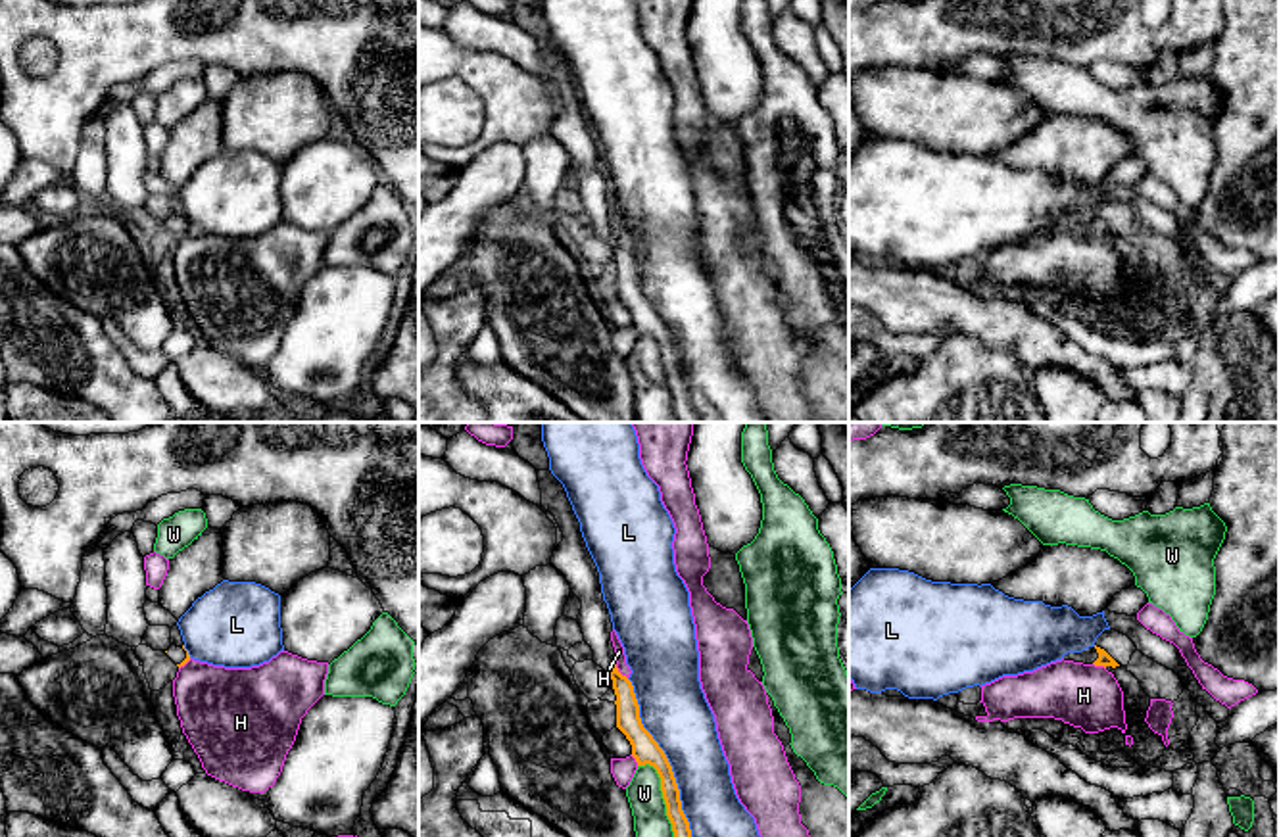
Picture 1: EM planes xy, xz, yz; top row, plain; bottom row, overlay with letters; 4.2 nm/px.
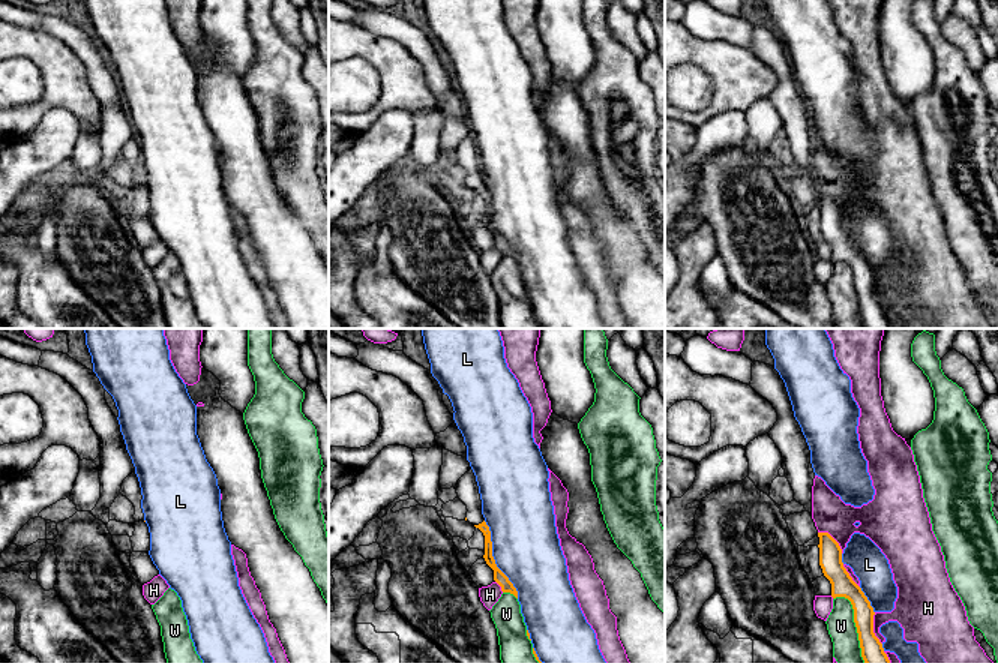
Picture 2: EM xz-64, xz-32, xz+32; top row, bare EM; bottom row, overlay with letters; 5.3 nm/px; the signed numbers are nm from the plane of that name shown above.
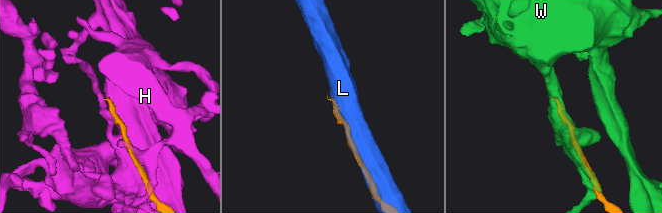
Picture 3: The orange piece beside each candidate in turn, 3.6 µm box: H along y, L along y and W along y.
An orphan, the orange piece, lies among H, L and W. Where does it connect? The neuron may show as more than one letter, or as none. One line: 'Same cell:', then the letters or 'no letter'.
Same cell: no letter

